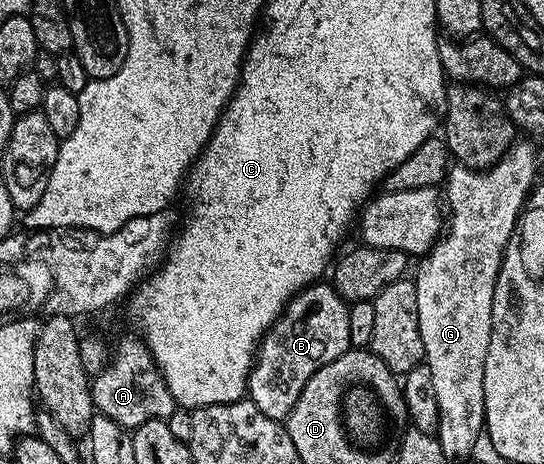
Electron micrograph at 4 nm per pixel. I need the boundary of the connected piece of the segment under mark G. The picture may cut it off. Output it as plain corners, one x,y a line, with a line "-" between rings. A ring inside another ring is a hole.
514,198
514,202
474,202
474,210
466,210
466,202
462,202
462,210
452,212
450,238
443,237
430,250
434,258
426,254
421,259
418,278
413,279
424,365
432,376
434,395
442,398
437,430
462,430
462,434
470,434
470,430
478,432
483,429
484,424
478,421
478,414
486,417
484,360
490,343
494,286
498,282
498,270
504,264
504,255
508,250
506,245
512,242
510,229
513,226
515,229
519,223
523,208
524,202
518,198

